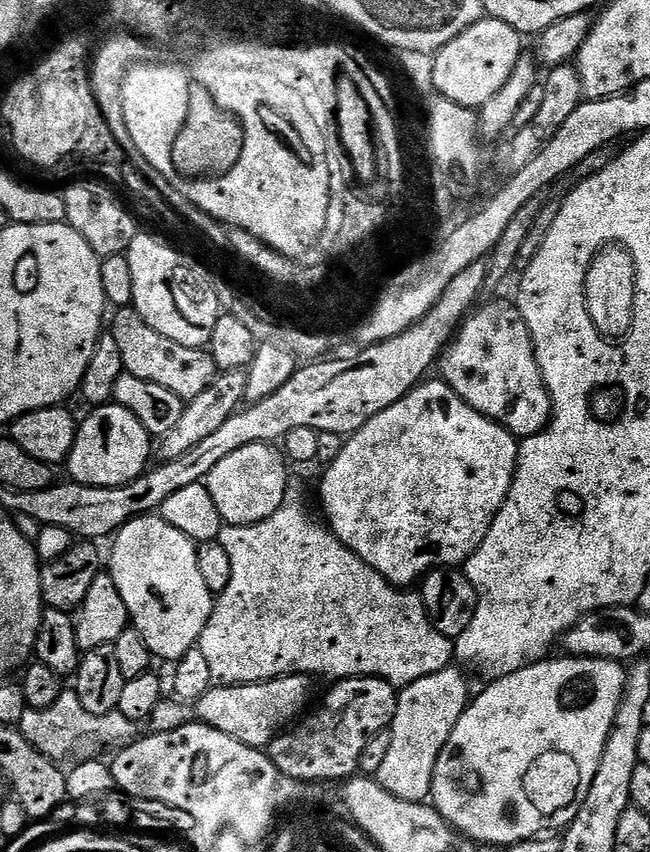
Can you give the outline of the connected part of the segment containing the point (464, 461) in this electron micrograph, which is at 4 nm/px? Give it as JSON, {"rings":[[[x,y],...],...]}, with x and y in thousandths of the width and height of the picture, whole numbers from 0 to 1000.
{"rings":[[[654,445],[638,455],[632,455],[618,468],[606,472],[606,477],[588,481],[588,486],[569,491],[569,495],[563,495],[563,500],[557,500],[534,513],[529,518],[526,533],[520,533],[520,538],[514,538],[514,542],[497,550],[498,565],[492,568],[492,592],[498,595],[500,606],[497,609],[508,623],[534,643],[545,646],[545,650],[551,650],[551,655],[557,655],[557,660],[575,664],[575,669],[582,669],[582,674],[588,674],[588,678],[594,678],[611,688],[638,687],[666,667],[700,667],[718,662],[720,656],[735,646],[735,641],[742,641],[766,599],[772,599],[772,594],[785,580],[785,570],[794,555],[794,539],[800,527],[795,513],[789,512],[786,507],[780,507],[772,499],[755,493],[752,488],[743,488],[735,481],[723,478],[691,451],[683,450],[682,445],[665,445]]]}

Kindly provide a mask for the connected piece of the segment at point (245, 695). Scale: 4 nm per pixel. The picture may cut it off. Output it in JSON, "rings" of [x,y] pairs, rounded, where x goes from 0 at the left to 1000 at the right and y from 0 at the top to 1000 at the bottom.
{"rings":[[[429,793],[420,798],[405,798],[400,803],[328,805],[322,812],[311,815],[308,822],[300,823],[300,844],[329,857],[342,857],[342,862],[354,862],[354,866],[378,876],[406,880],[475,830],[474,820],[480,817],[480,803],[482,799],[472,793]]]}

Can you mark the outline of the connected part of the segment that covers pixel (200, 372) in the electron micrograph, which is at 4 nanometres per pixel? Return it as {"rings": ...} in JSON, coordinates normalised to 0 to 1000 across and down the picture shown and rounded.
{"rings":[[[186,360],[172,376],[169,393],[175,401],[182,401],[182,412],[188,414],[191,435],[206,439],[206,444],[218,444],[218,448],[237,448],[274,462],[283,471],[305,467],[314,458],[322,455],[335,440],[335,433],[325,413],[311,408],[274,406],[274,401],[262,401],[243,387],[225,383],[208,362]]]}

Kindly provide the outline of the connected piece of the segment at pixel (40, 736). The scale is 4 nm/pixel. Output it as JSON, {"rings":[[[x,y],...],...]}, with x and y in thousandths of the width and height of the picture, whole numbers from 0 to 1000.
{"rings":[[[100,810],[92,813],[83,829],[71,829],[71,833],[45,833],[34,838],[28,851],[34,863],[62,881],[65,886],[88,894],[98,894],[103,887],[115,885],[122,878],[134,873],[178,873],[191,876],[211,867],[211,851],[185,836],[171,836],[162,840],[146,840],[126,833],[126,824],[120,824],[115,811]]]}

